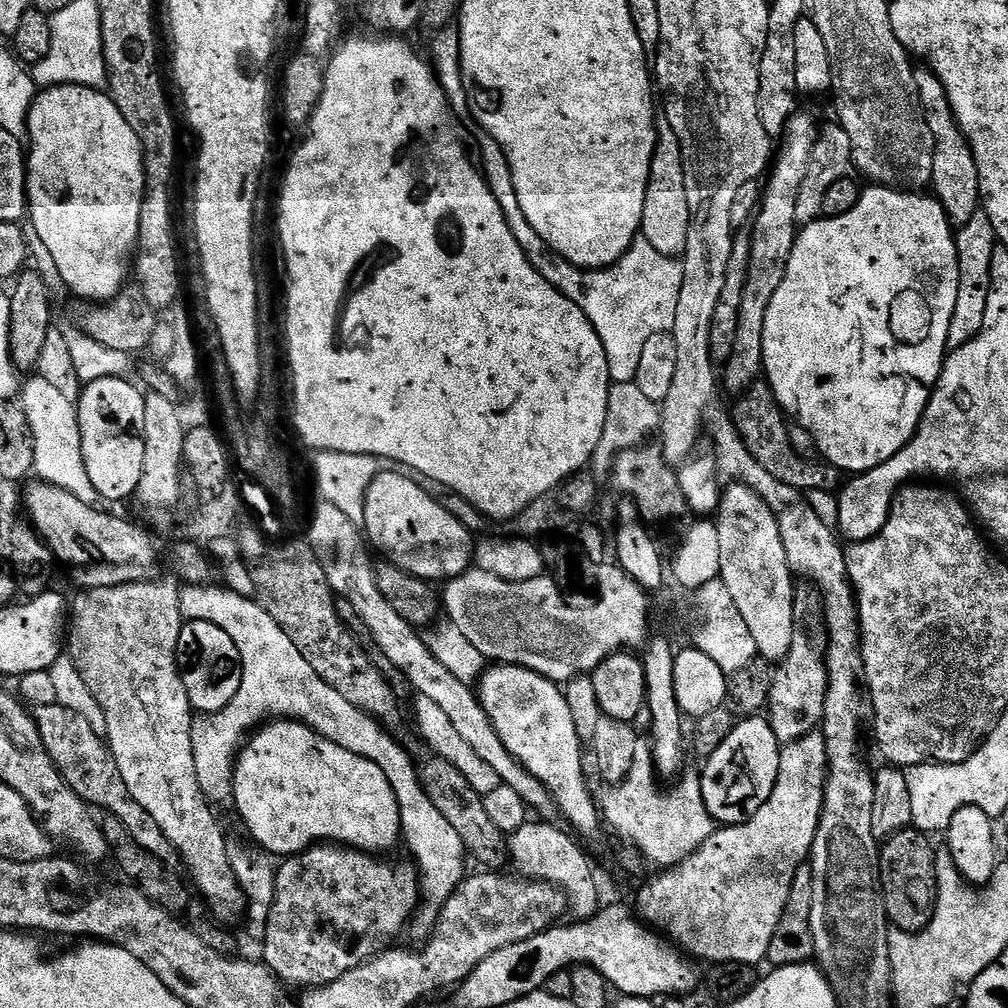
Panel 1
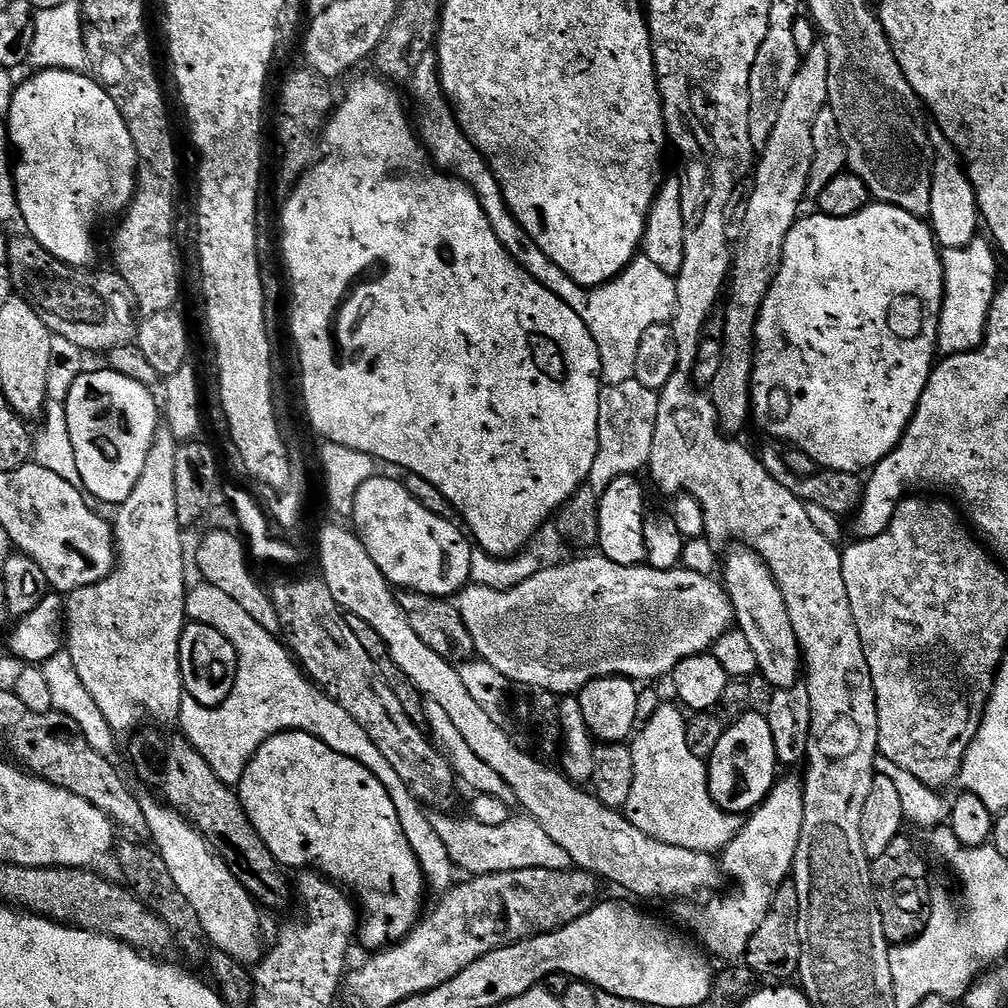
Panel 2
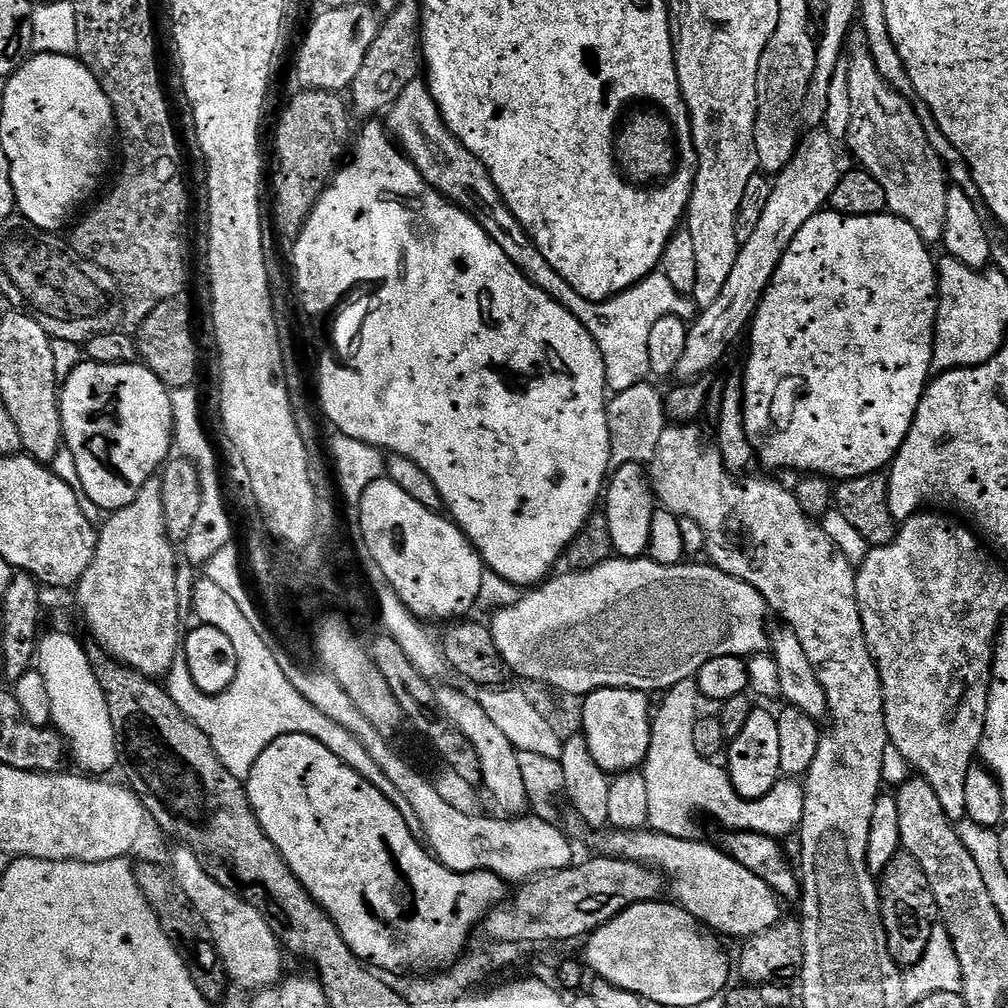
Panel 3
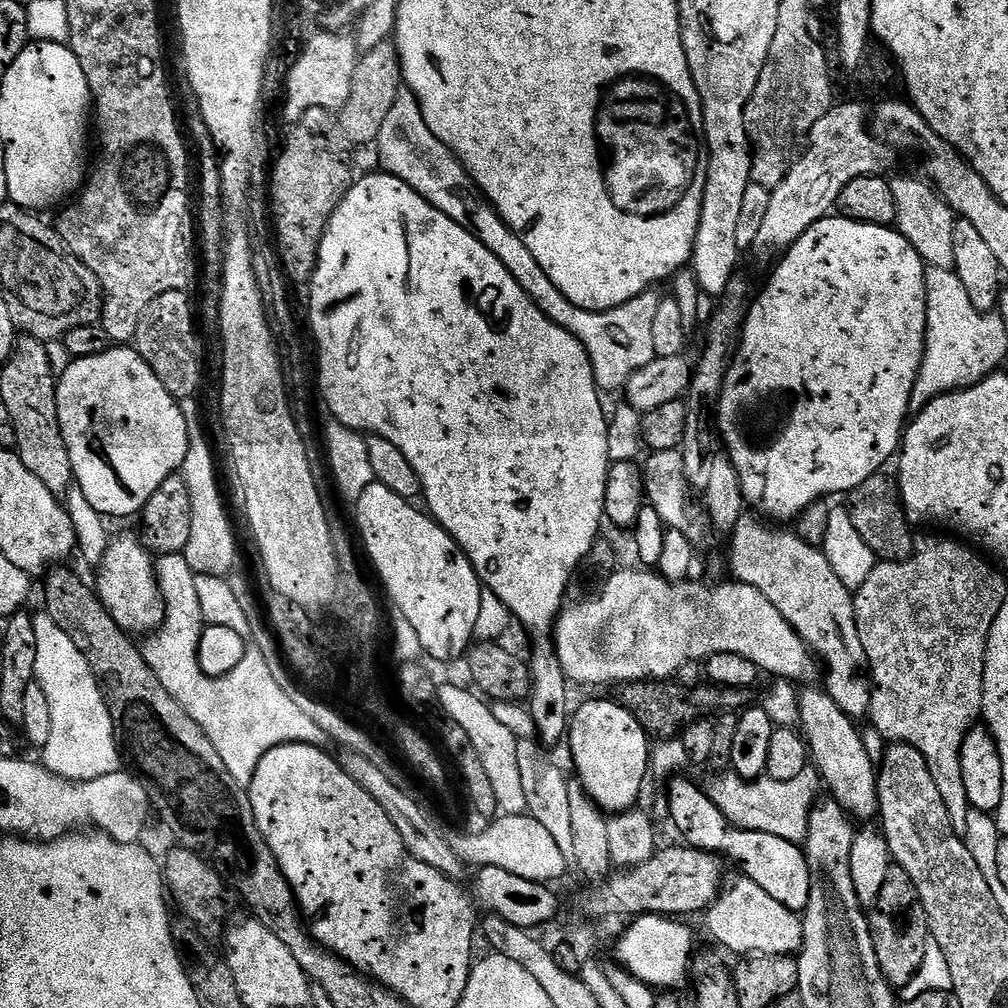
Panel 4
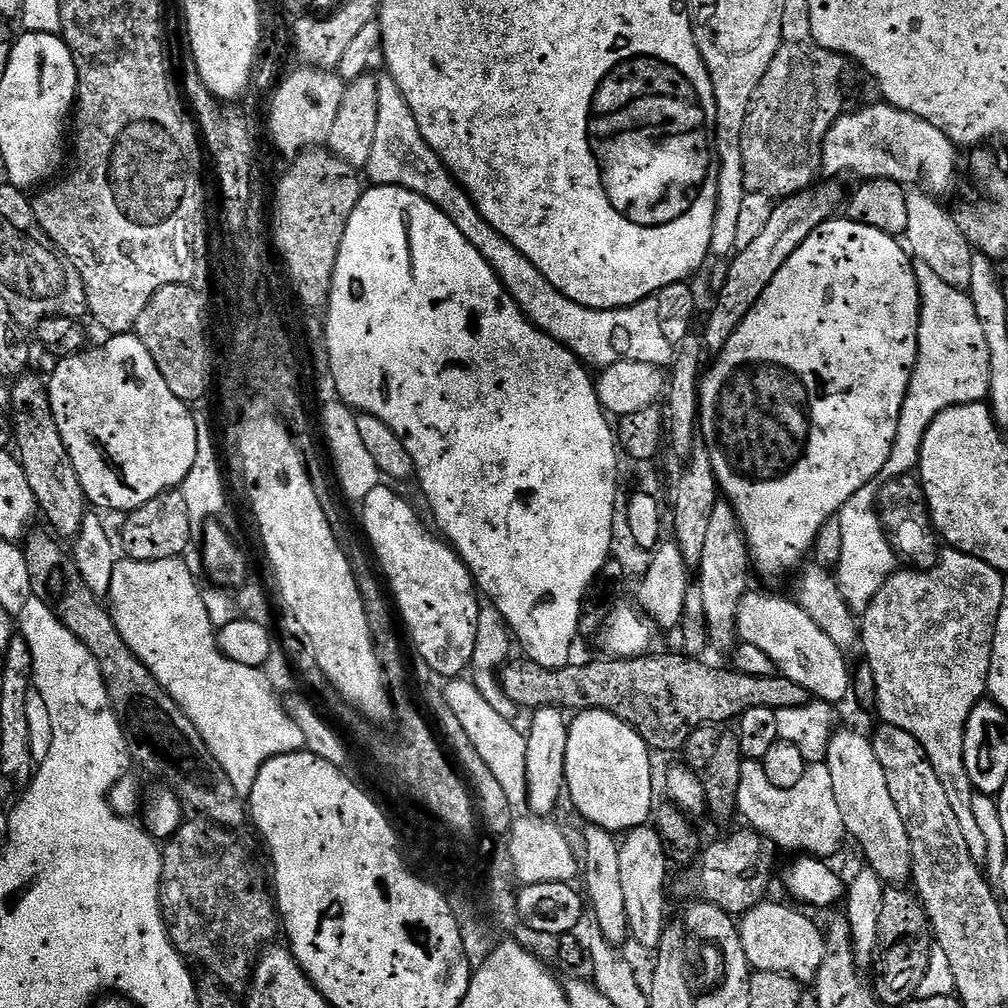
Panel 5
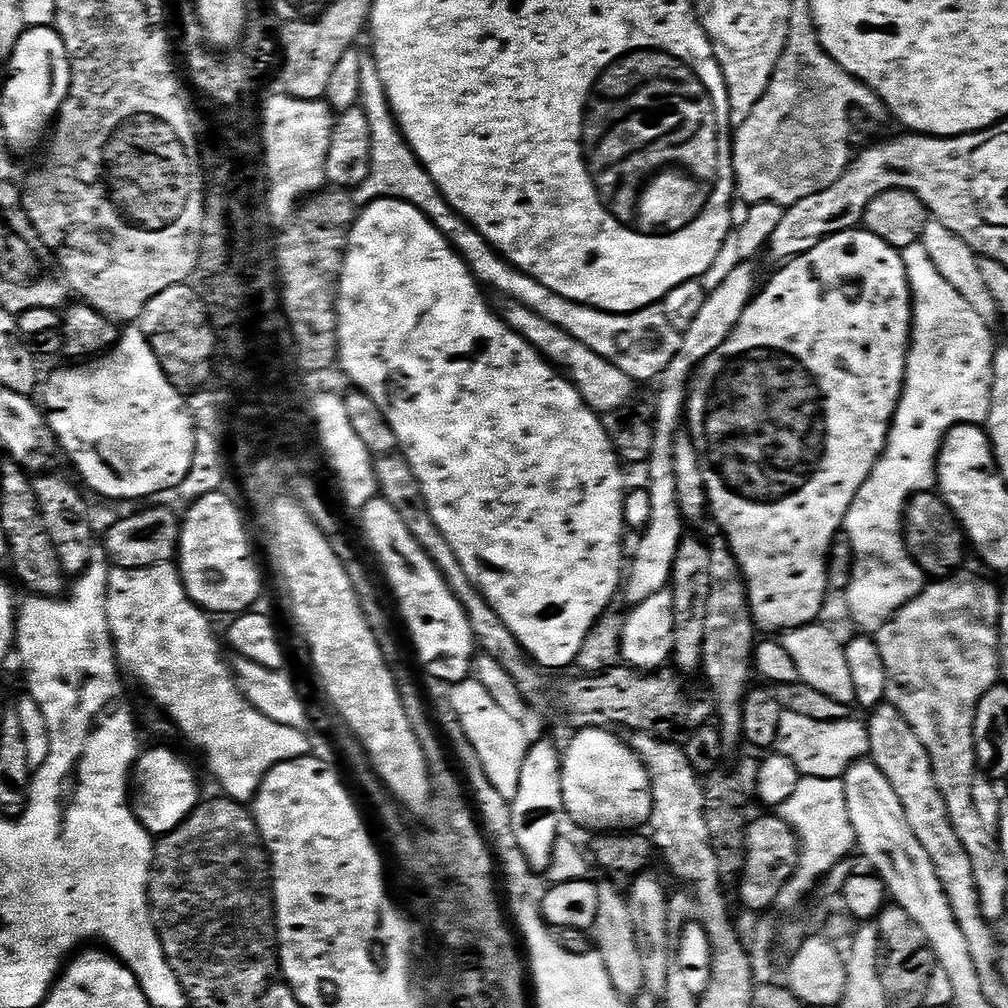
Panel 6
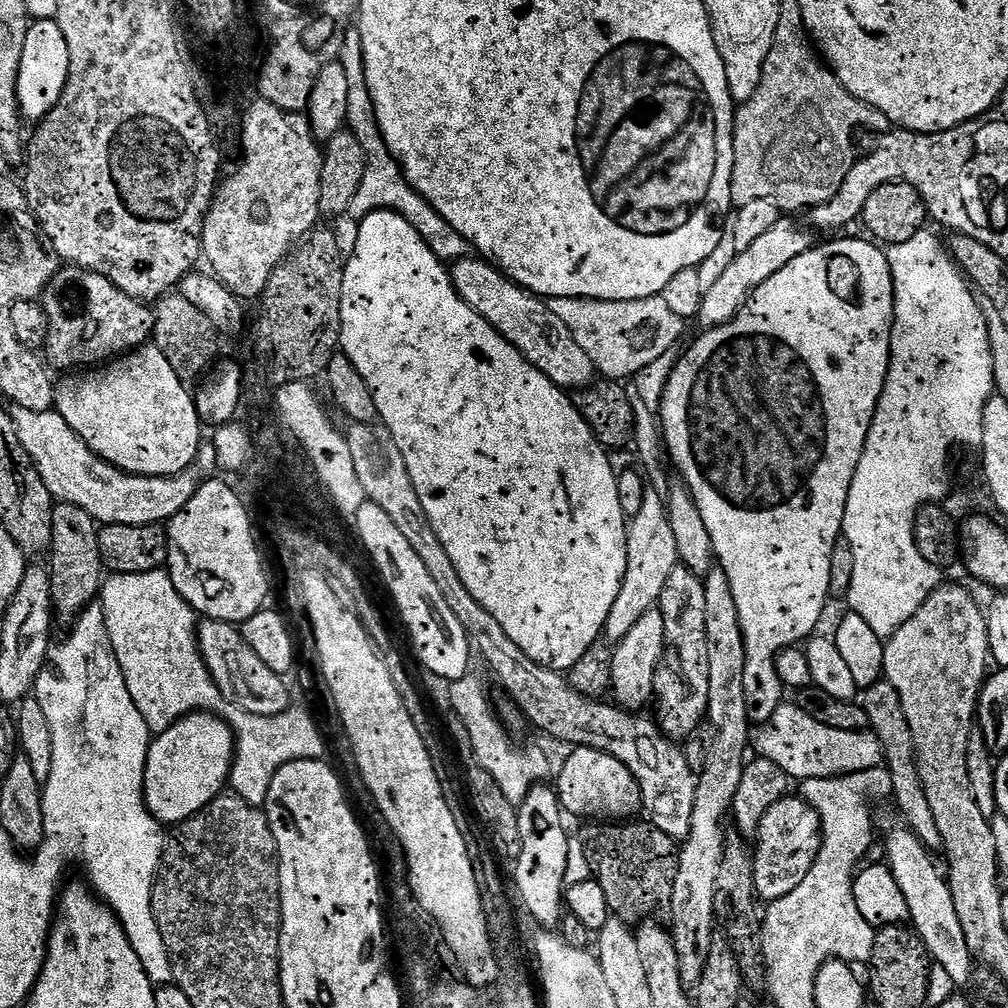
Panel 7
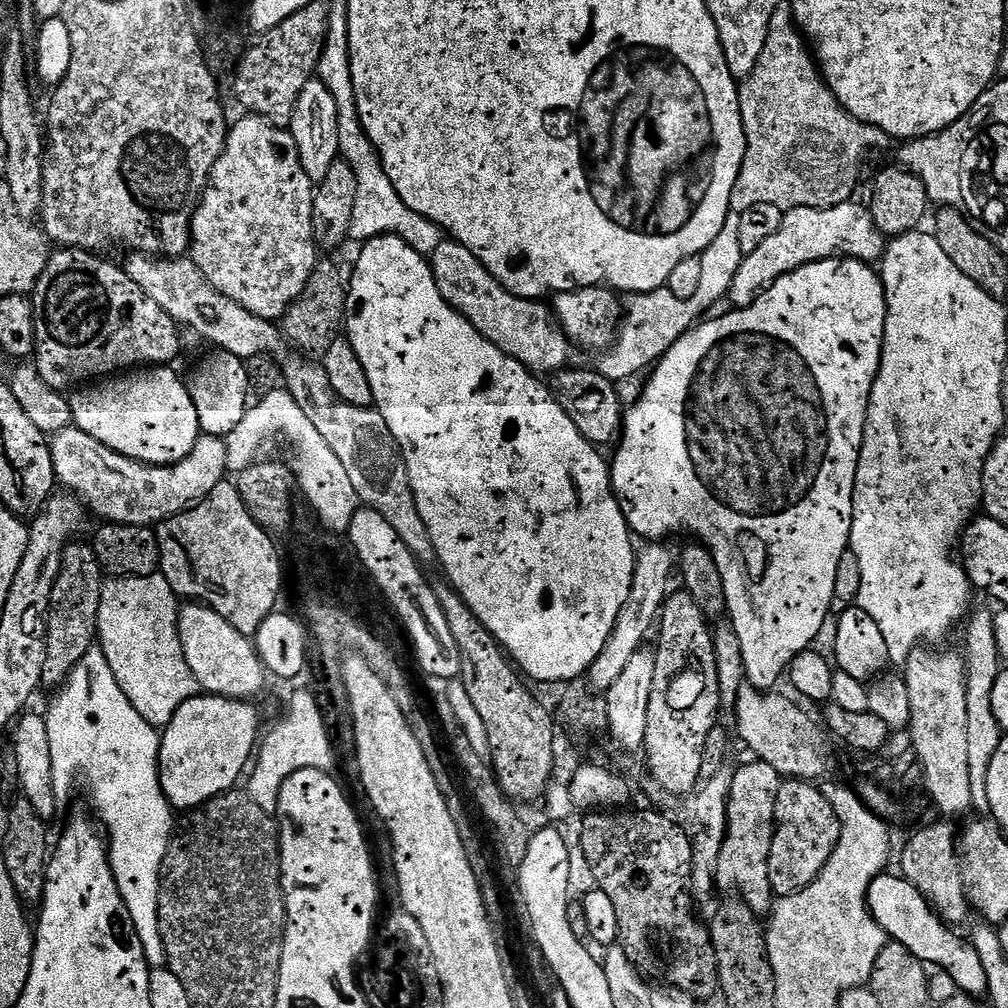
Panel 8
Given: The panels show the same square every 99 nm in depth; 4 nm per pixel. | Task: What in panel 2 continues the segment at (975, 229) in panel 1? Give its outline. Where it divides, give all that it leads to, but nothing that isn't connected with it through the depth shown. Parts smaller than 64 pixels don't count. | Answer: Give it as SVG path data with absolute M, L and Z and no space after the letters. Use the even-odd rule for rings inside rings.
M977 238L965 248L945 248L944 262L944 303L940 306L940 330L936 347L941 357L957 356L973 352L988 335L988 315L996 298L996 254L997 249Z

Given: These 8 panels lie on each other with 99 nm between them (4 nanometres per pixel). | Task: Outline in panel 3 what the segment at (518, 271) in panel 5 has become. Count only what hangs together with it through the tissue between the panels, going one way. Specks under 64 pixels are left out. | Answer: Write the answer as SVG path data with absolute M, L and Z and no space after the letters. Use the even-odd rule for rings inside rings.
M417 78L402 90L402 94L398 94L387 113L386 127L400 151L408 157L431 188L442 193L451 204L457 204L464 212L469 212L480 223L482 230L486 230L486 234L490 234L490 238L494 238L494 242L502 246L506 258L510 258L510 262L514 262L514 266L522 270L527 280L550 294L554 302L566 306L566 310L570 310L570 314L574 314L574 318L578 318L578 322L582 322L582 326L590 330L598 350L602 350L606 385L613 393L629 390L635 384L645 383L649 379L648 346L654 322L658 322L658 318L663 316L688 318L694 312L693 305L674 290L674 286L660 270L640 280L633 288L611 296L609 300L594 301L579 296L552 269L550 262L542 258L536 243L528 237L518 218L512 216L506 202L498 194L486 166L482 166L482 162L474 154L470 154L470 150L466 150L466 146L462 146L462 142L458 142L458 138L454 138L451 130L444 125L427 79Z

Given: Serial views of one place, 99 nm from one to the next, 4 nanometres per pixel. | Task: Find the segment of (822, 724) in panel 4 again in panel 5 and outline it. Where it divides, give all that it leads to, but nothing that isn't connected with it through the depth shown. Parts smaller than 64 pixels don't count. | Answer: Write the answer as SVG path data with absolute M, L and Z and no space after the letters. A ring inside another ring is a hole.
M848 728L833 731L826 763L834 782L834 799L838 801L838 810L842 810L845 833L856 839L857 846L868 859L865 860L867 867L873 868L881 880L892 886L903 885L912 875L911 843L886 786L885 771L878 762L871 739Z

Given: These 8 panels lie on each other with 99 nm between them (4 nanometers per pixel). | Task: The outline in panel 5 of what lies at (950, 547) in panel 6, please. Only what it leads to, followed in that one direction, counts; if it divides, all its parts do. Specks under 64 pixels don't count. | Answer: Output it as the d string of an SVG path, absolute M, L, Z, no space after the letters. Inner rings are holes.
M905 474L885 479L884 485L879 485L876 493L876 506L880 523L884 526L884 533L893 552L905 565L916 570L927 570L936 567L940 562L942 551L938 533L932 527L932 518L928 514L928 502L924 498L924 489L920 487L919 479L915 475Z

